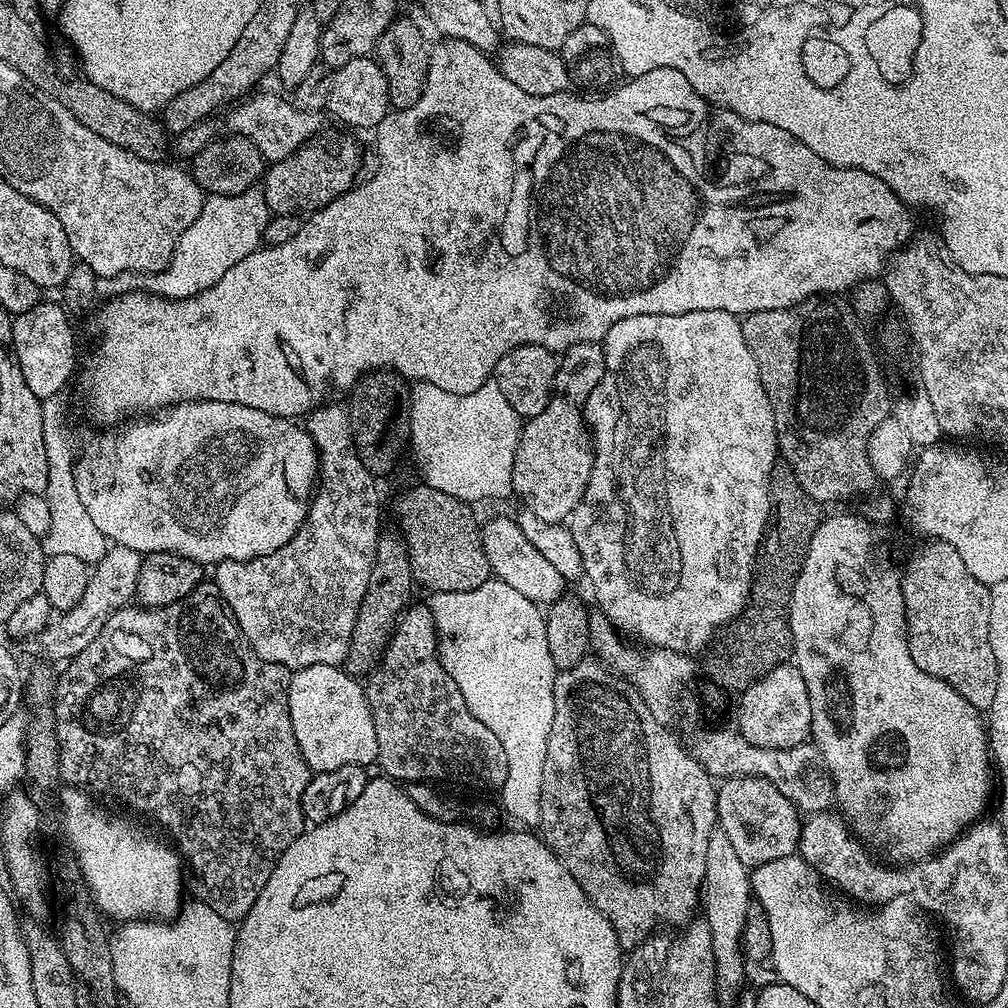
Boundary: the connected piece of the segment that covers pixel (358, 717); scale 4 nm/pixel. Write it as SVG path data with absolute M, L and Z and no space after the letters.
M319 664L295 669L288 687L288 705L298 750L302 750L302 758L306 758L313 773L338 770L338 766L377 763L378 734L374 734L368 693L365 685L343 667Z

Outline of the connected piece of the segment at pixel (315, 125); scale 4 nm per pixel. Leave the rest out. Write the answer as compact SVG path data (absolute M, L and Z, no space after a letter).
M270 92L253 93L228 113L228 128L231 135L240 135L258 147L265 161L276 163L290 156L309 140L319 135L321 115L316 112L298 110L287 97Z

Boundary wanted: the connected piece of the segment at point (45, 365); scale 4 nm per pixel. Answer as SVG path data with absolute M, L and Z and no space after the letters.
M41 302L30 310L15 313L12 329L14 330L14 342L12 353L16 355L18 366L22 366L22 378L26 378L26 386L34 390L34 394L43 402L51 396L61 395L72 376L72 370L76 366L76 336L72 333L72 324L69 313L59 303L47 304Z

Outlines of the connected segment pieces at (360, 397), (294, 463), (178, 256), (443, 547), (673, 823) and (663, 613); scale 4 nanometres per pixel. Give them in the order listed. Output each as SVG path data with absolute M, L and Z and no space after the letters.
M377 370L361 376L347 397L352 444L358 458L362 458L362 466L377 478L383 478L409 447L411 397L409 381L391 370Z
M187 400L140 419L144 420L138 421L137 424L125 423L119 429L121 432L117 436L112 433L115 431L108 430L105 431L108 432L105 436L90 441L88 449L81 456L79 453L74 464L78 498L82 506L86 506L86 514L90 514L94 526L98 526L98 530L107 541L112 544L121 544L141 554L173 552L182 554L201 566L215 566L224 560L253 560L259 556L265 556L286 546L286 542L294 538L294 534L302 526L308 513L308 506L318 483L320 471L320 454L307 427L300 425L299 428L296 425L299 423L295 419L286 416L266 414L262 410L254 410L250 406L238 406L234 402L214 402L213 400Z
M256 186L233 196L205 199L202 214L198 214L190 230L178 238L172 261L161 272L145 275L143 287L154 296L163 296L165 300L185 300L196 296L214 286L214 282L218 282L218 278L222 278L230 266L238 266L246 254L261 247L269 217L266 198Z
M417 482L408 488L396 500L396 512L400 515L399 535L404 537L408 553L412 559L412 578L417 585L433 592L457 592L458 590L474 590L474 586L482 586L492 576L486 560L486 550L480 537L481 521L476 521L472 513L473 505L467 500L450 498L450 494L442 494L442 490L434 490L430 485Z
M585 658L573 668L562 668L554 682L554 722L550 726L550 738L546 742L546 762L542 766L542 818L538 829L544 845L568 868L568 873L582 886L589 902L614 926L618 942L622 946L641 944L657 931L656 924L684 926L693 919L692 911L702 904L702 889L706 874L706 848L710 834L717 831L716 793L717 785L701 764L667 732L665 721L654 718L650 706L646 706L638 690L627 680L609 670L599 659Z
M694 310L690 314L642 314L622 318L610 326L602 347L606 358L604 377L582 404L584 423L592 431L590 482L570 517L574 543L584 563L583 575L596 595L595 607L621 633L640 635L652 648L669 648L685 654L703 653L717 639L721 629L747 608L756 553L760 551L760 542L770 524L768 479L772 467L778 462L776 423L770 398L766 398L758 362L754 362L754 354L750 354L742 334L741 317L726 310Z

